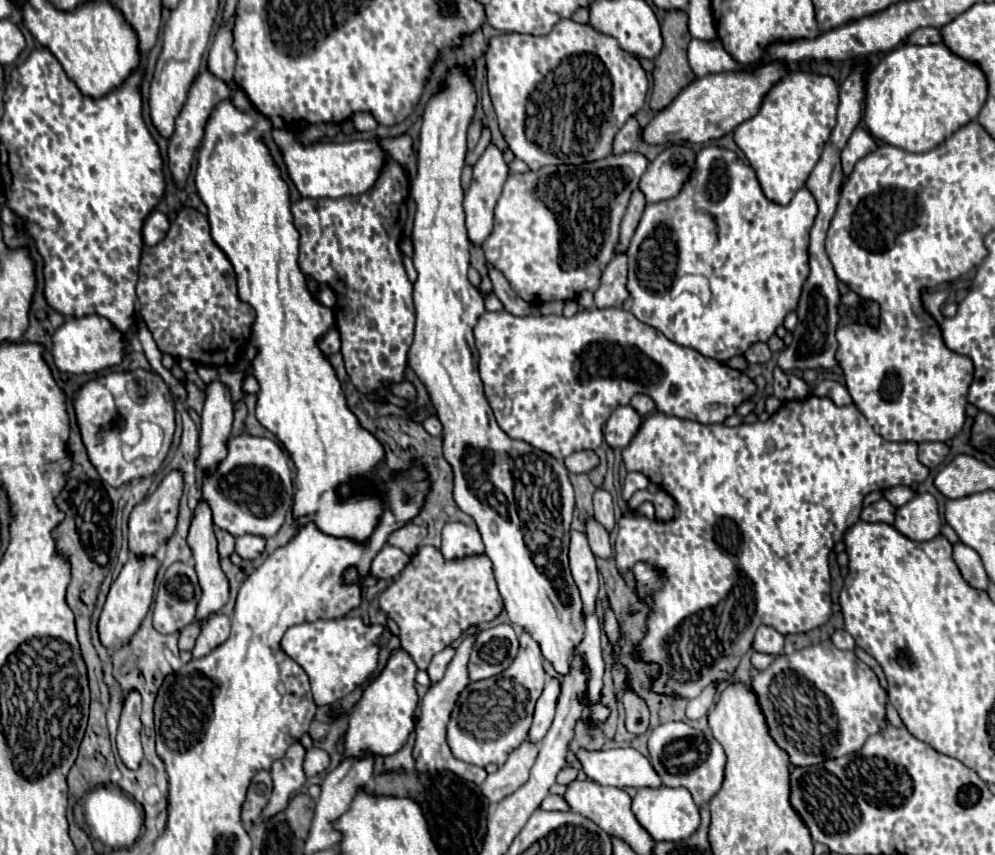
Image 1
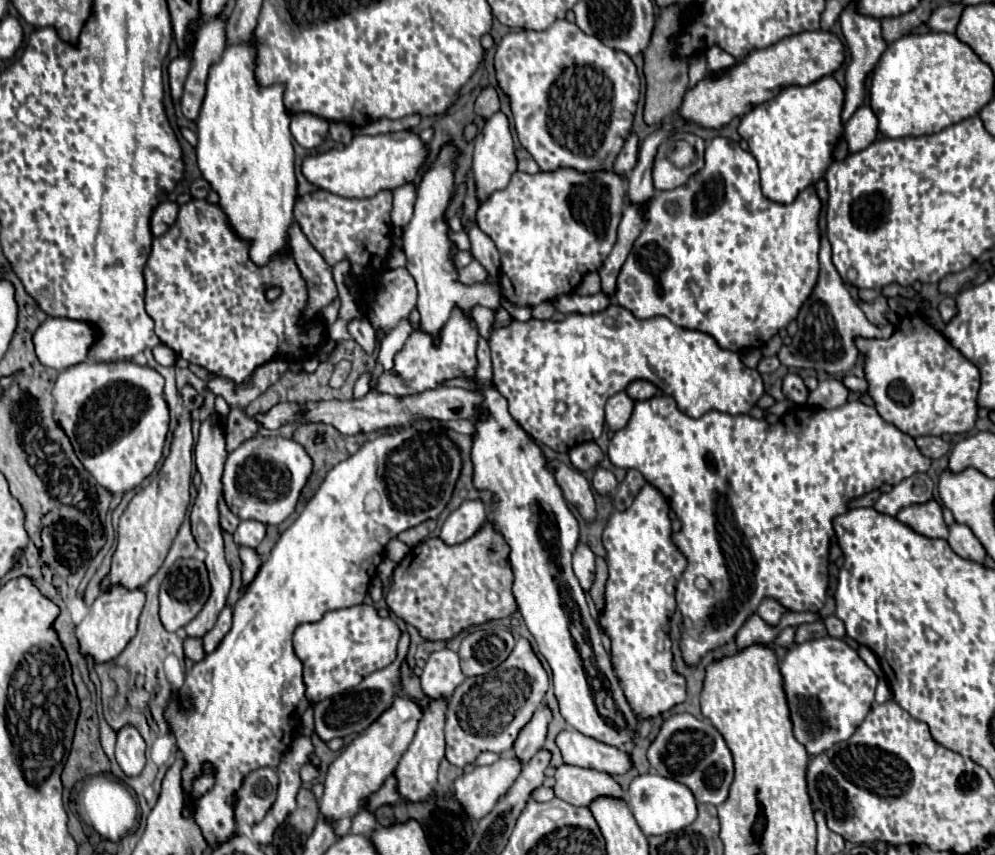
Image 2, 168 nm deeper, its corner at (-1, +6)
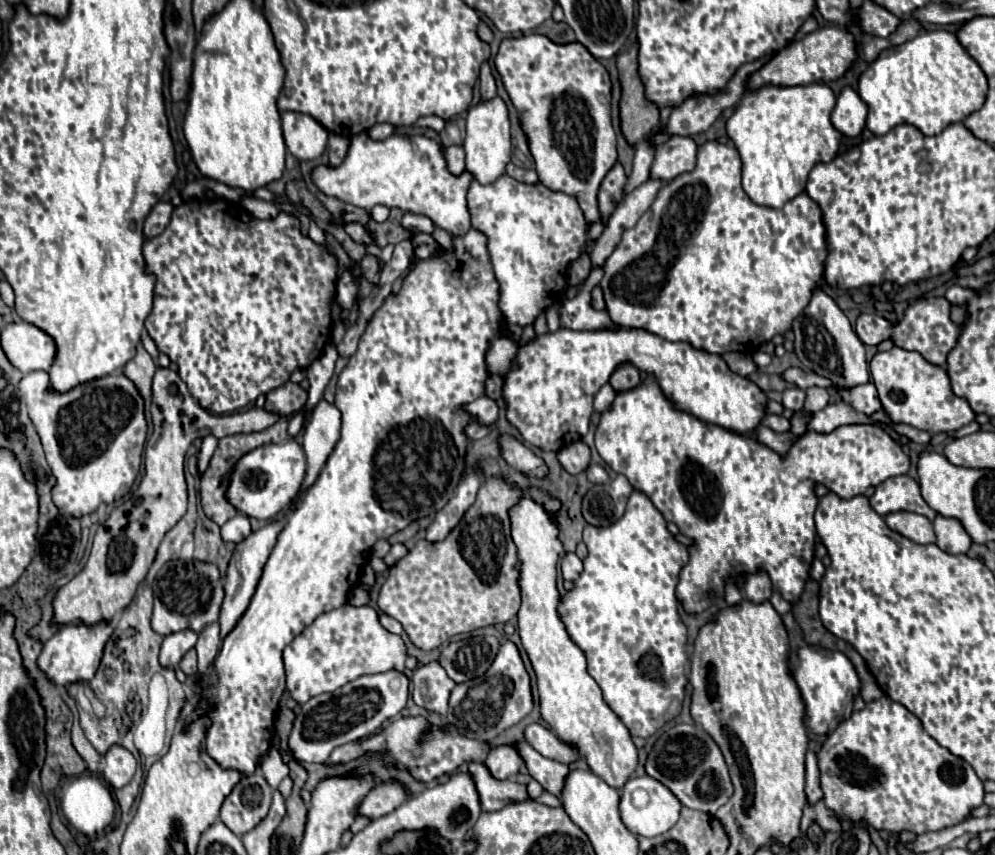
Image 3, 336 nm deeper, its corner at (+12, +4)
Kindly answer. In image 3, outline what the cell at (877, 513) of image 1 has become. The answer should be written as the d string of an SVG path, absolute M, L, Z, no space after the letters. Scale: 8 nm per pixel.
M895 476L885 480L875 488L875 494L869 498L871 508L879 516L887 516L891 512L907 510L907 512L917 512L933 520L937 512L929 508L929 504L923 500L919 492L919 484L911 476Z

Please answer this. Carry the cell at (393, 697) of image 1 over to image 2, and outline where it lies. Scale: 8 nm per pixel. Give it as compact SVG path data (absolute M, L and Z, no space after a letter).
M396 696L390 710L386 710L370 728L358 734L350 746L332 762L324 782L324 796L320 800L320 814L332 826L338 838L346 836L352 826L352 818L366 808L368 796L374 794L390 774L394 774L402 754L408 750L418 722L422 718L422 710L412 700Z

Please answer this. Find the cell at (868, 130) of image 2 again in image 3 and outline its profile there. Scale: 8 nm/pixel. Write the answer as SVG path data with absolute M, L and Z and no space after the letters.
M845 88L841 92L841 96L837 98L837 104L835 104L833 114L831 114L833 126L843 136L855 138L865 128L865 120L867 120L867 106L865 106L865 102L861 102L861 98L859 98L859 94L855 90Z

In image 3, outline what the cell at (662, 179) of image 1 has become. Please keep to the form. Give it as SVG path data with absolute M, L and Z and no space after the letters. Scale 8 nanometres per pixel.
M671 136L667 142L659 144L651 164L651 180L671 182L683 172L695 168L697 144L687 136Z

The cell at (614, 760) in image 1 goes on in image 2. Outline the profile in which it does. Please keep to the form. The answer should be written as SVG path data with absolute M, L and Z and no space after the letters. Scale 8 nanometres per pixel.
M562 730L556 736L556 746L562 752L566 764L594 768L606 774L624 774L630 770L632 762L624 750L602 744L598 740L590 740L590 736L582 736L578 730Z

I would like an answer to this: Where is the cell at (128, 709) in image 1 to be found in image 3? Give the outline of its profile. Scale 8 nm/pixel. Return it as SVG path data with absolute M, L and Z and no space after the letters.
M115 744L115 746L111 746L111 748L107 750L103 776L105 776L105 780L107 780L113 788L125 786L125 784L133 778L135 768L137 768L135 756L133 756L129 750L125 750L123 746Z

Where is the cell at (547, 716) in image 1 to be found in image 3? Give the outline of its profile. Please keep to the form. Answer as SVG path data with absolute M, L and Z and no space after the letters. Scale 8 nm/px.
M513 744L495 746L489 752L487 760L485 760L485 766L491 770L491 774L497 780L505 780L505 778L517 774L521 764L523 764L523 758L521 758L521 754L517 752L517 748Z

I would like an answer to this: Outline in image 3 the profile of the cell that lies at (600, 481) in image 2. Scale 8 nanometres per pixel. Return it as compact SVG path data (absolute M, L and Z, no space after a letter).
M591 464L585 472L587 472L587 480L589 480L591 484L605 484L605 482L609 482L607 472L605 472L601 466L597 466L597 464Z

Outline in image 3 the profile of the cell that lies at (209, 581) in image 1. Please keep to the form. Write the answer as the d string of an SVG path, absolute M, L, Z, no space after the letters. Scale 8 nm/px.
M181 630L181 632L173 632L169 636L163 638L161 644L161 664L173 668L179 664L179 660L183 658L183 654L187 650L191 650L197 642L197 632L193 630Z

